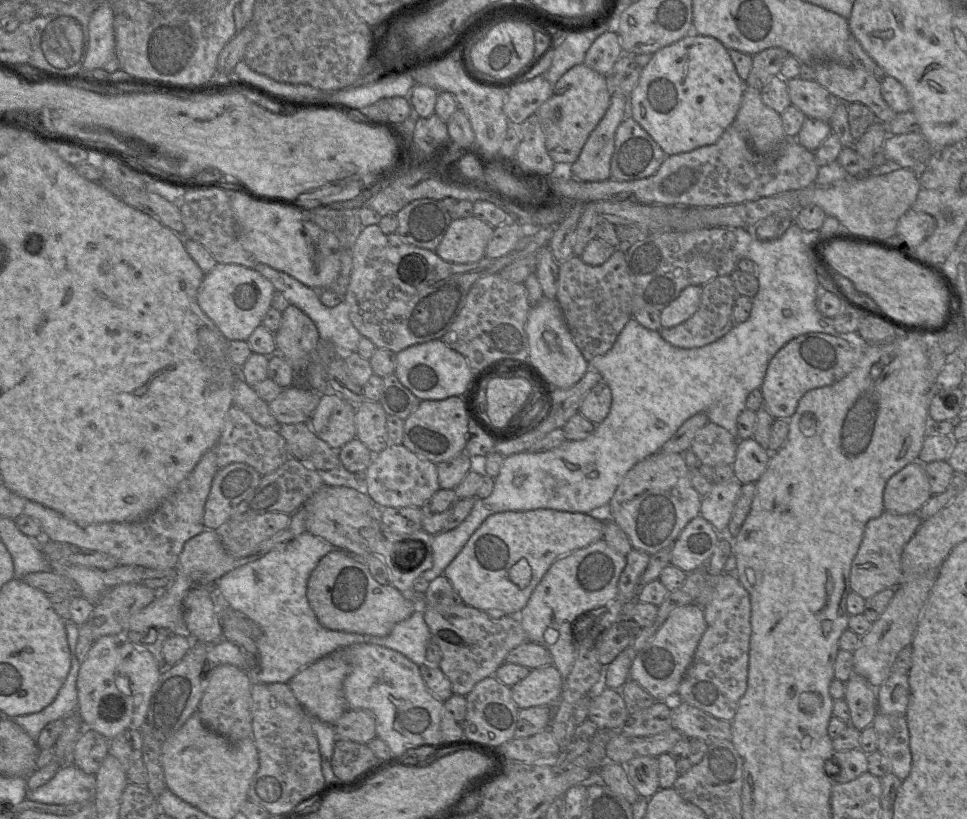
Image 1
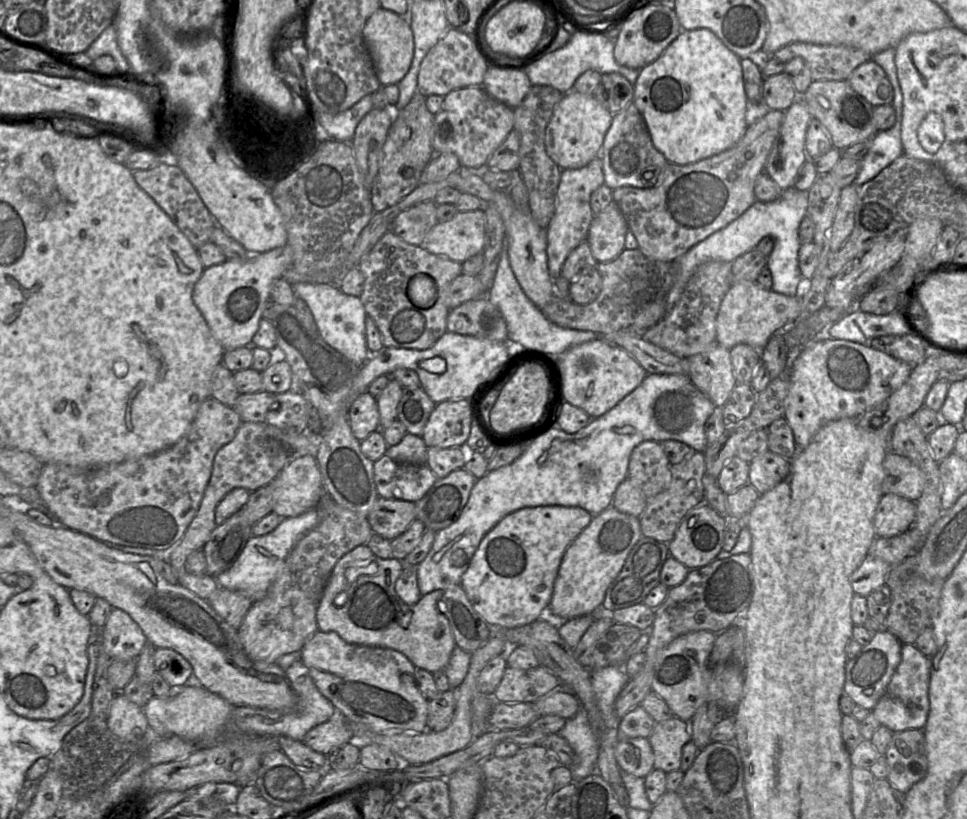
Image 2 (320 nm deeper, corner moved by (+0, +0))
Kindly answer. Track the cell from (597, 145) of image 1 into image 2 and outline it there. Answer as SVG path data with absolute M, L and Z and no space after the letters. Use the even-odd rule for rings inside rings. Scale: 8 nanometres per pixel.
M601 150L600 156L594 158L589 164L578 169L563 169L561 171L560 182L556 193L555 211L547 230L547 259L548 270L552 280L561 276L562 266L572 250L586 241L588 230L593 220L594 214L591 210L590 199L592 193L601 185L605 184L602 169Z

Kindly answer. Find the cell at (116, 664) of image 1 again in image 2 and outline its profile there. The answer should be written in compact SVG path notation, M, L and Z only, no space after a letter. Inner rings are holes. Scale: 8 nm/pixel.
M119 608L112 609L100 634L101 647L110 660L137 659L148 642L141 627L127 612Z

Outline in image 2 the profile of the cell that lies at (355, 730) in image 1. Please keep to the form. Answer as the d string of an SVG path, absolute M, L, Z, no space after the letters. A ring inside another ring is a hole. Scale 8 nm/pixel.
M339 713L307 732L303 743L316 752L329 754L334 748L348 743L354 736L350 722Z

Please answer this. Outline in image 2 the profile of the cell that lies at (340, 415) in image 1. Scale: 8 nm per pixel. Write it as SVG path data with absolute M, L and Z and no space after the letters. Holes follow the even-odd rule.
M368 391L360 394L349 405L348 422L353 435L359 441L380 429L377 401Z

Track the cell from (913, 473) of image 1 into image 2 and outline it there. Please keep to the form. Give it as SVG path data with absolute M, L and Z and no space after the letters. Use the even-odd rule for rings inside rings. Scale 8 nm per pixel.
M883 494L874 515L876 537L900 535L912 527L916 516L915 502L897 494Z

